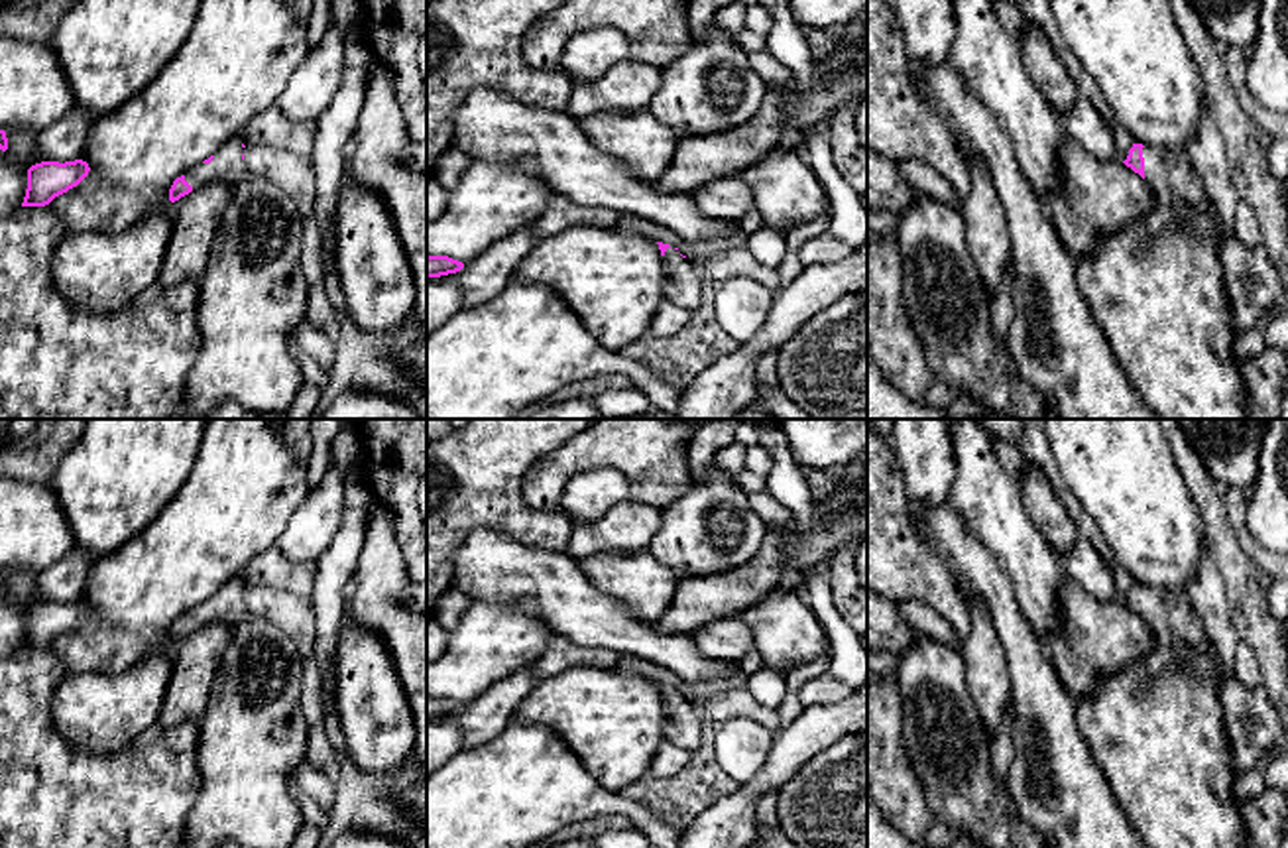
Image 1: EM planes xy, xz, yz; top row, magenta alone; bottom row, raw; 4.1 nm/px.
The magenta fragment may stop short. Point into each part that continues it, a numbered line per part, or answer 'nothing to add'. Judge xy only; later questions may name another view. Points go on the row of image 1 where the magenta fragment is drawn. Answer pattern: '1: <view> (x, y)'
1: xy (252, 294)

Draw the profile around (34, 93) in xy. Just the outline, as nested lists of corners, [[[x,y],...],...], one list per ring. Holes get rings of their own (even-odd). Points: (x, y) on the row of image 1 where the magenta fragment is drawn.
[[[0,35],[0,130],[41,132],[75,110],[49,43]]]

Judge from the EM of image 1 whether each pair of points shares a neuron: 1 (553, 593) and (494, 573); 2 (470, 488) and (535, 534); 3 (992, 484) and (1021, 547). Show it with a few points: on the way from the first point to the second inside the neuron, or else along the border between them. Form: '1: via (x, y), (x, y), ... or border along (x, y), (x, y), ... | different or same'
1: via (539, 581), (508, 573) | same
2: via (486, 492), (520, 520) | same
3: via (992, 500), (995, 516), (1007, 532) | same

